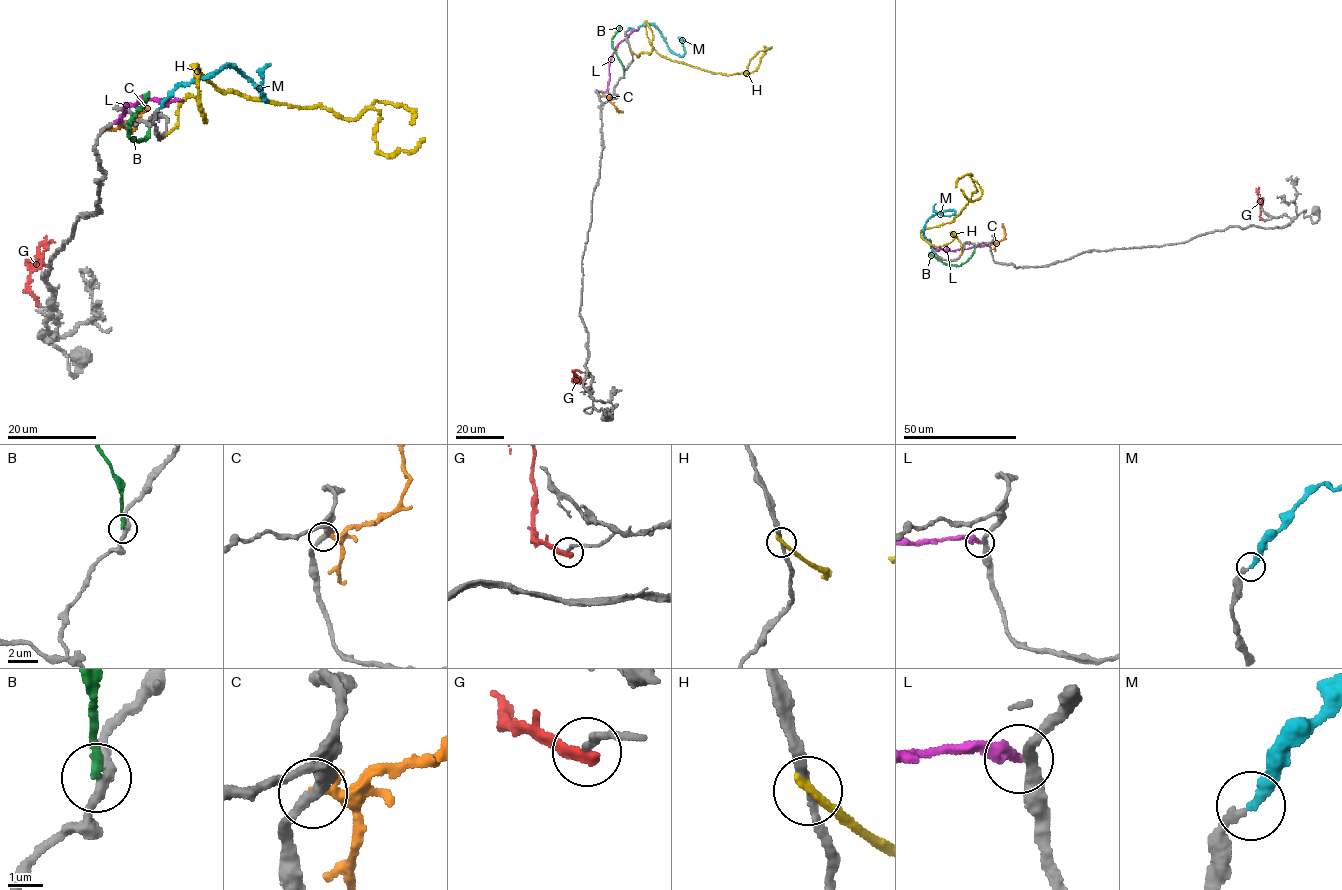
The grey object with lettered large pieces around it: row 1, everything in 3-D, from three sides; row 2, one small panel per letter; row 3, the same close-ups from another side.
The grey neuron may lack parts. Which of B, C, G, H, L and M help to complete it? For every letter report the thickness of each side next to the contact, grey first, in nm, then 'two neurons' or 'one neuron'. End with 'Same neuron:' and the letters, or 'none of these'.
B: 240 nm thick on the grey side, 240 nm on the other; two neurons
C: 260 nm thick on the grey side, 280 nm on the other; two neurons
G: 190 nm thick on the grey side, 360 nm on the other; two neurons
H: 200 nm thick on the grey side, 280 nm on the other; two neurons
L: 260 nm thick on the grey side, 280 nm on the other; two neurons
M: 240 nm thick on the grey side, 260 nm on the other; two neurons
Same neuron: none of these

